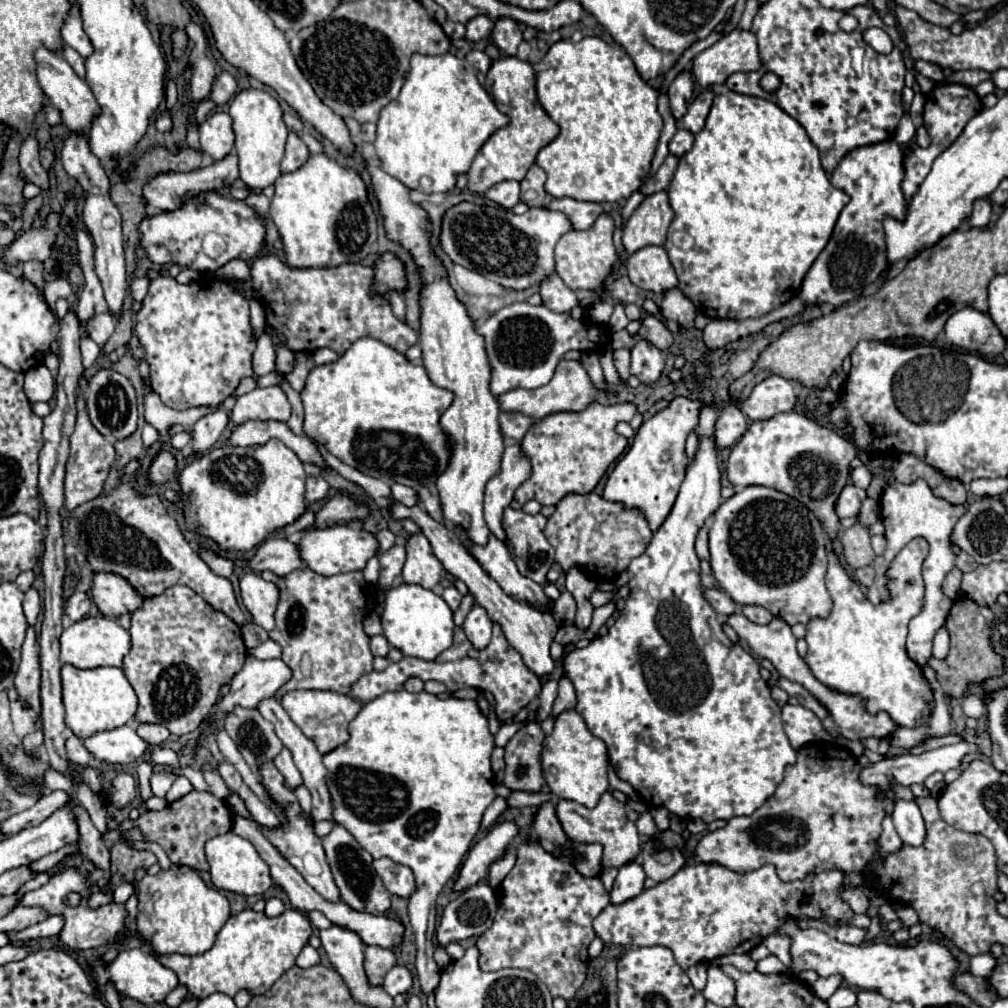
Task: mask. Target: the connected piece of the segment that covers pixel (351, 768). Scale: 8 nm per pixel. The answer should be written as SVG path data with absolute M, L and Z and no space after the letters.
M391 691L365 703L349 723L351 739L323 757L329 771L327 785L335 805L335 823L343 825L373 859L389 857L411 867L417 891L409 897L409 919L417 937L417 975L425 993L433 993L441 979L441 969L433 961L435 943L435 899L443 885L457 871L479 831L485 809L495 799L491 751L495 747L487 719L475 701L439 699L427 691Z

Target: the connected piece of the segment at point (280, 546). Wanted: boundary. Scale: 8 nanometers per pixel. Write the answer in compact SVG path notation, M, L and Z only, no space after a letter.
M282 528L270 533L265 541L255 549L255 553L249 559L249 569L251 571L273 571L279 577L289 575L293 569L299 569L303 565L303 561L299 559L299 551L297 547L287 541L281 535Z

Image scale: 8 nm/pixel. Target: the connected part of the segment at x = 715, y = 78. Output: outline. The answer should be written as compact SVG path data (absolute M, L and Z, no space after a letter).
M733 29L709 49L693 59L693 77L699 85L721 85L737 71L757 71L761 67L757 37L751 31Z

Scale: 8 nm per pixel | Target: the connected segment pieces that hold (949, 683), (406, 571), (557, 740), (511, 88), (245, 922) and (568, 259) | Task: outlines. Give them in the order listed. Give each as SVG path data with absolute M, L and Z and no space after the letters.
M957 599L951 607L951 613L947 617L947 631L951 637L951 651L947 659L931 659L929 665L937 671L939 683L949 697L963 697L969 689L969 685L979 683L983 685L991 677L1001 677L1005 671L1005 661L999 653L991 647L991 627L993 627L995 615L989 607L981 607L973 603L971 599Z
M423 533L411 535L405 543L407 561L401 571L405 583L417 583L425 589L435 589L441 581L441 563L431 551L431 545Z
M569 709L555 719L555 729L545 737L541 749L541 769L549 791L559 799L577 801L585 807L595 807L599 797L609 789L607 781L607 747L601 739L591 735L583 717Z
M509 55L495 59L487 71L485 89L499 111L509 117L509 123L503 129L497 129L485 141L469 169L469 189L475 193L485 193L499 181L521 181L527 169L535 163L537 153L559 135L559 125L545 113L535 95L535 71L529 61L521 61L519 57Z
M245 909L239 915L229 917L229 921L219 931L215 945L207 953L197 957L165 955L159 957L159 961L177 973L179 983L189 987L187 999L205 999L211 993L225 993L233 997L241 989L249 989L251 995L263 995L287 969L295 965L295 959L307 945L309 937L311 923L295 909L289 909L273 919L265 913Z
M603 213L603 215L599 215L599 219L593 223L591 229L587 229L587 231L571 229L569 233L565 233L559 239L559 243L555 247L555 261L557 261L555 271L569 289L593 291L593 289L601 287L611 277L613 265L617 263L617 253L613 247L613 231L615 231L613 217Z

